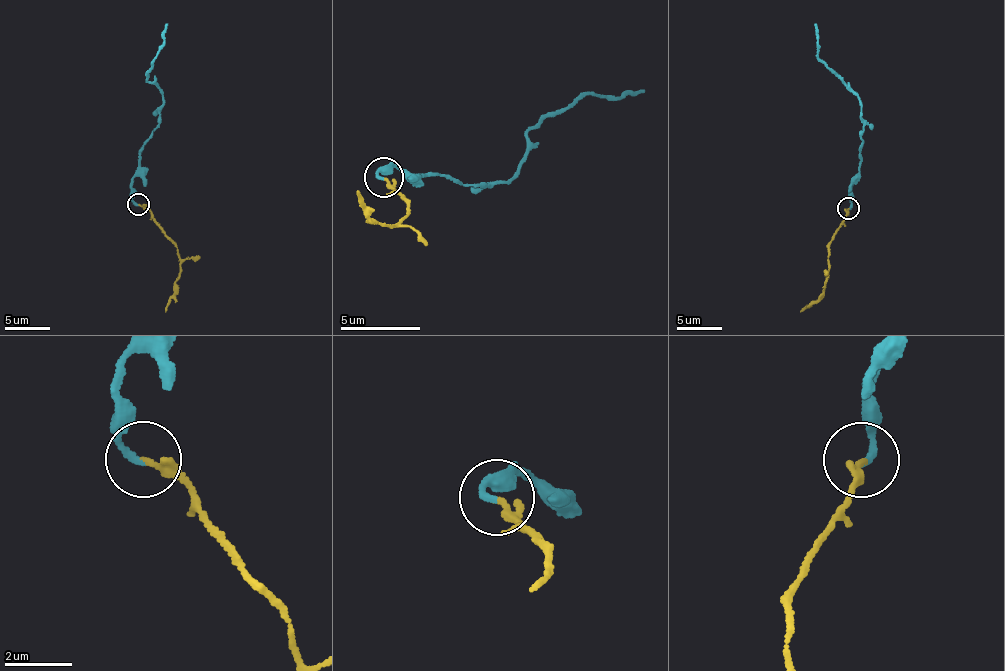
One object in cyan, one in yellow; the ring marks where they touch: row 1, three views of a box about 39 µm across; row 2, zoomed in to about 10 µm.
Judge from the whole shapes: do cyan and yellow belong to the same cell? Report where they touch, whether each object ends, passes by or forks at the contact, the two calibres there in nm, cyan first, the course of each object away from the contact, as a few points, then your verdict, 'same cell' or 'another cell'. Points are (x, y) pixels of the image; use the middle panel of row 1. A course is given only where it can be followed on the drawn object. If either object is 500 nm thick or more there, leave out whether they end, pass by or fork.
at (384, 177); cyan ends there; yellow ends there; 200 nm thick on the cyan side, 240 nm on the other; cyan runs (382, 178), (377, 171), (397, 163), (414, 177), (466, 185), (516, 178), (528, 131), (584, 95), (644, 90); yellow runs (382, 178), (392, 180), (395, 192), (406, 200), (407, 218), (382, 227), (369, 222), (356, 190); same cell

